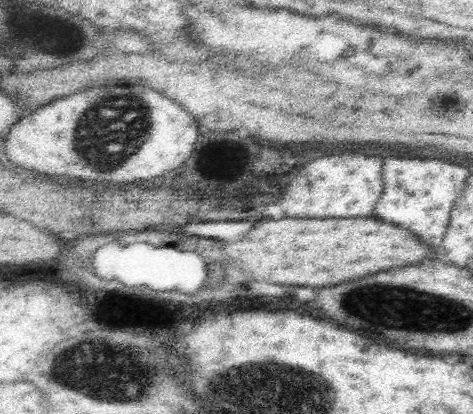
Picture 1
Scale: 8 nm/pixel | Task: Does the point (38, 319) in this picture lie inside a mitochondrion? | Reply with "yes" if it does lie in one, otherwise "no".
no

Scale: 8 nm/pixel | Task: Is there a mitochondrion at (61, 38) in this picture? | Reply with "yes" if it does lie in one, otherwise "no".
yes

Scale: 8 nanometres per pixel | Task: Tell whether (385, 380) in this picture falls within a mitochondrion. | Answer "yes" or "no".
no

